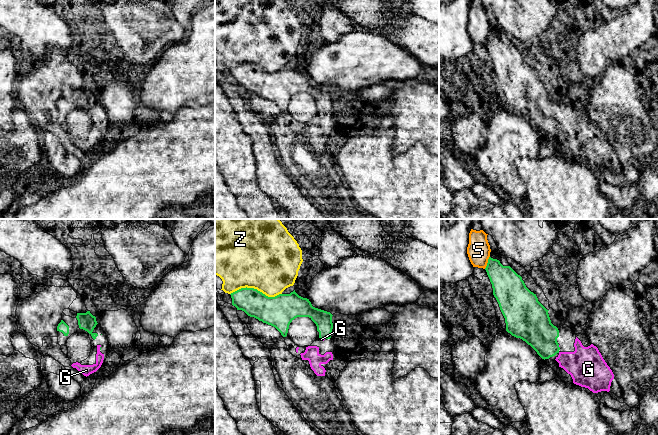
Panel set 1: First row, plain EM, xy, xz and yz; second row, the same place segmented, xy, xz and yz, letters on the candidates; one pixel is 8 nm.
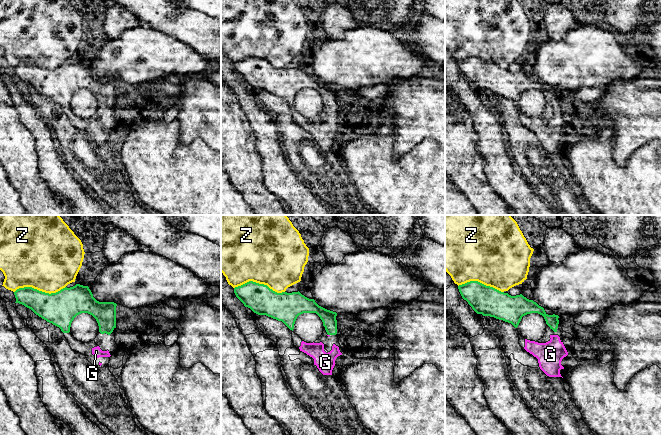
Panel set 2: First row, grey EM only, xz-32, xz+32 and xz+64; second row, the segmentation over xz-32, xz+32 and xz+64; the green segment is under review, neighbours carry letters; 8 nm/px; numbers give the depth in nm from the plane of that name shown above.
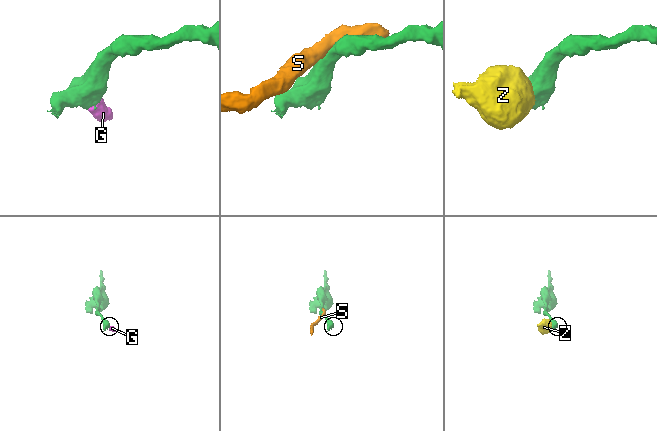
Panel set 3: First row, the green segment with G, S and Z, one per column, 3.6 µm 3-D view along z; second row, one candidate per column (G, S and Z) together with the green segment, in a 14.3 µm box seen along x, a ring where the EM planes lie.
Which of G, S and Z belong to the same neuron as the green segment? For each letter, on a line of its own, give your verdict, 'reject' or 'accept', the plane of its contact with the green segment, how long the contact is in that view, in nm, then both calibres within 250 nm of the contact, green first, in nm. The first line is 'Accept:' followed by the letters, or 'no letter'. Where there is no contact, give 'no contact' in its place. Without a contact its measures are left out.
Accept: G
G: accept; contact in xz; length 30 nm; calibres 140 and 20 nm
S: reject; contact in yz; length 110 nm; calibres 240 and 190 nm
Z: reject; contact in xz; length 420 nm; calibres 240 and 500 nm

